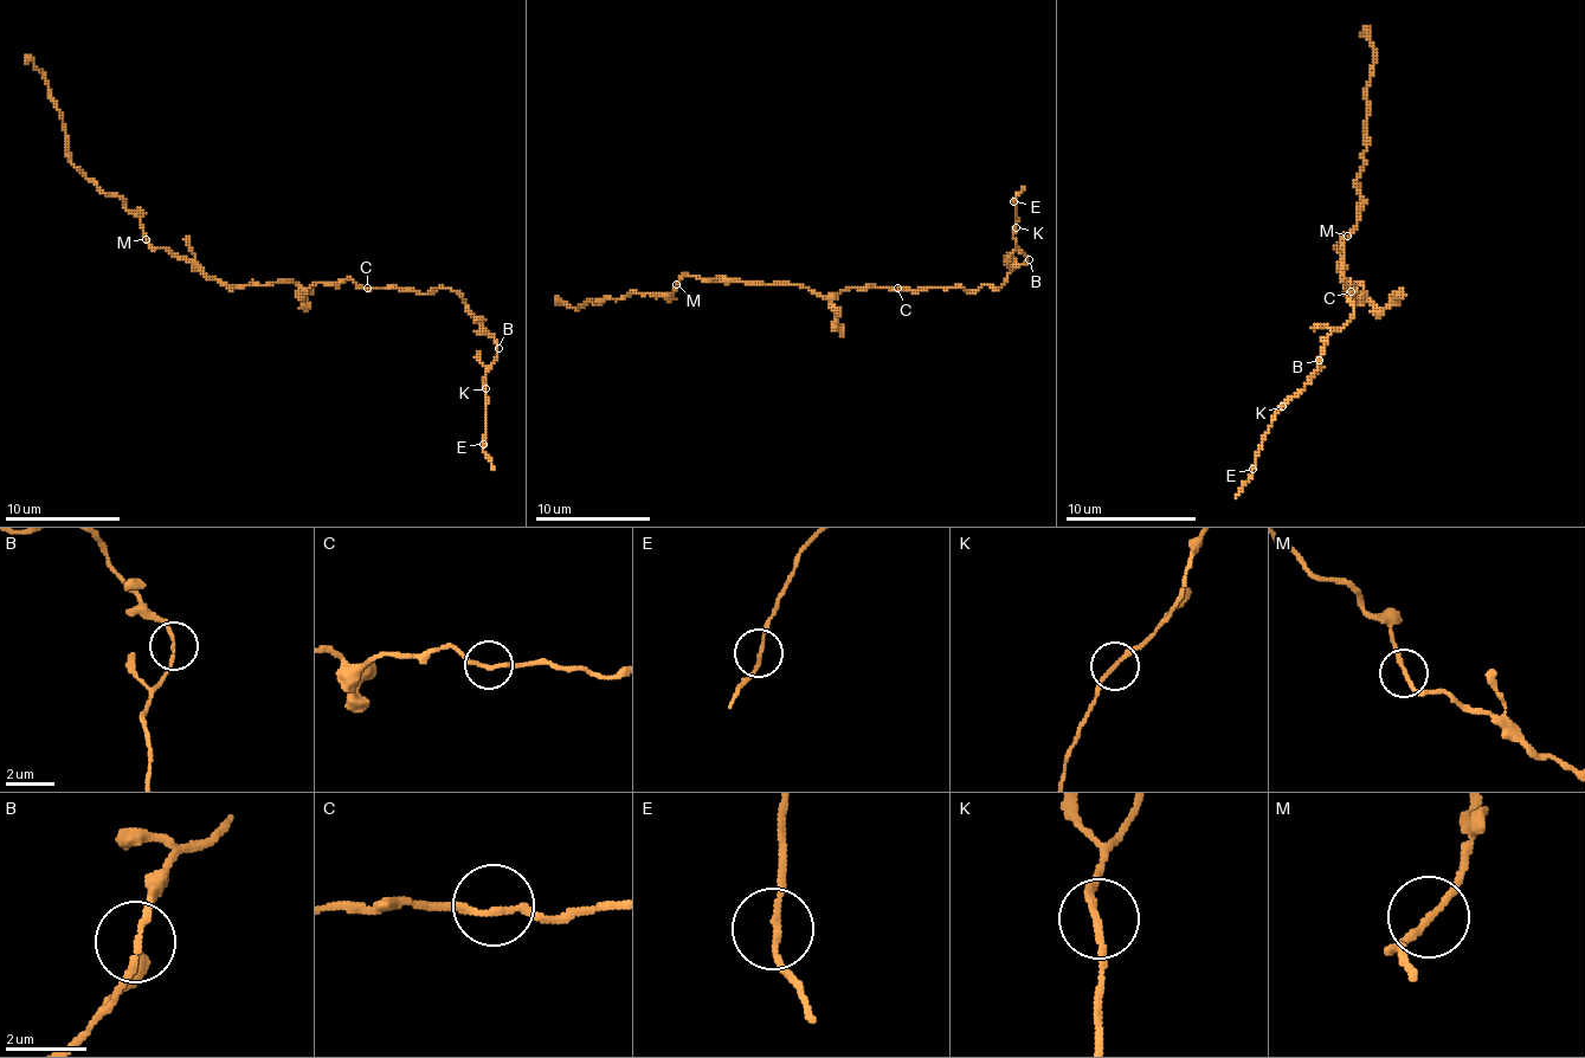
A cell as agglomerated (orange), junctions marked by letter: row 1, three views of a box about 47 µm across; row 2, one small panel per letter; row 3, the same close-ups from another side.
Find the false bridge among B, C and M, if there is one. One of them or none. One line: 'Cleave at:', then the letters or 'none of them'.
Cleave at: B

